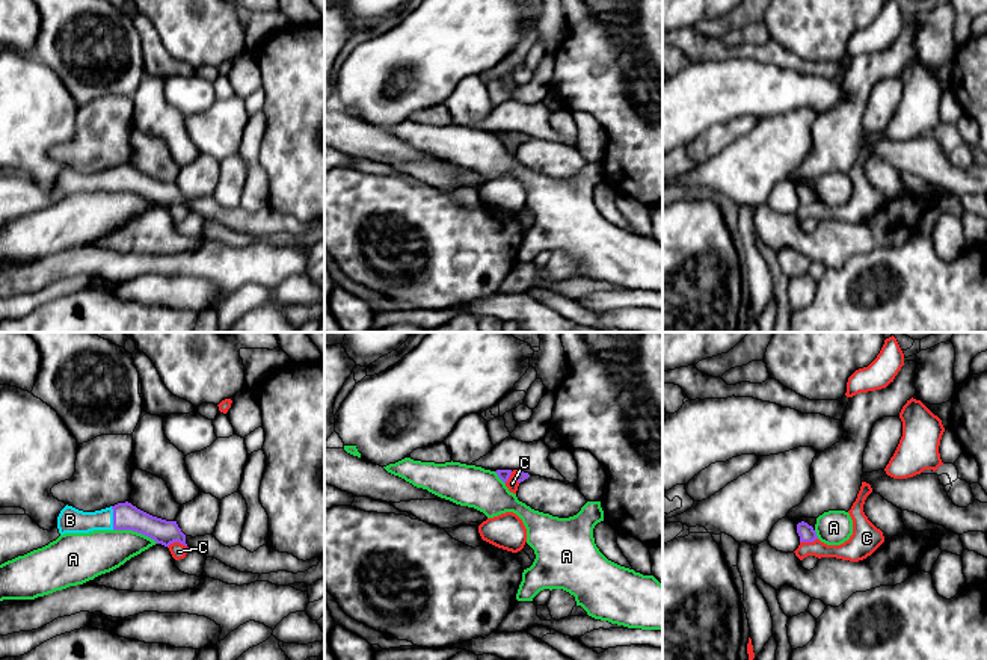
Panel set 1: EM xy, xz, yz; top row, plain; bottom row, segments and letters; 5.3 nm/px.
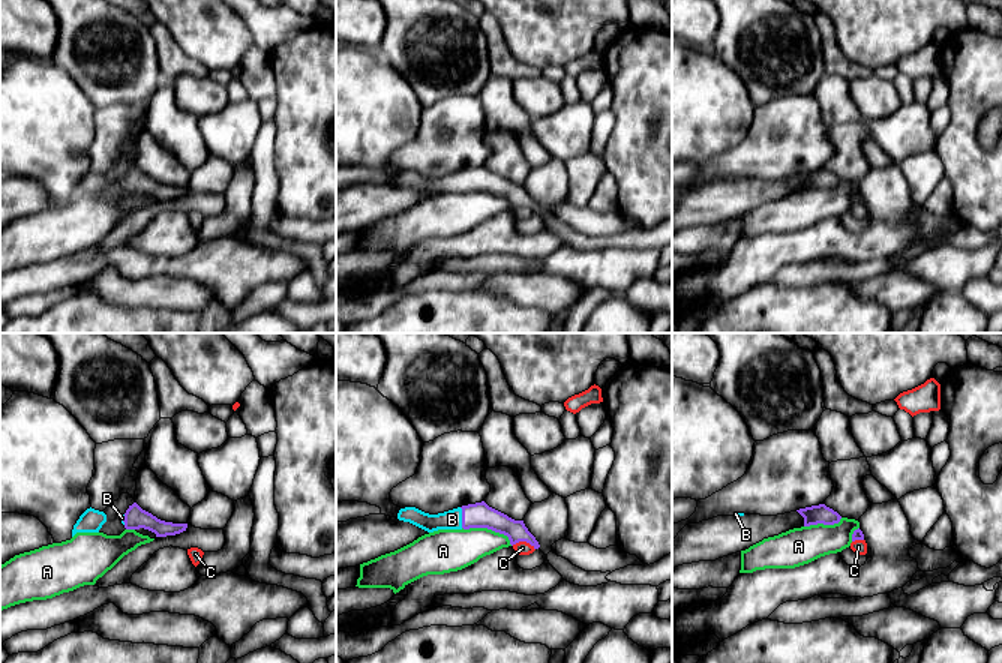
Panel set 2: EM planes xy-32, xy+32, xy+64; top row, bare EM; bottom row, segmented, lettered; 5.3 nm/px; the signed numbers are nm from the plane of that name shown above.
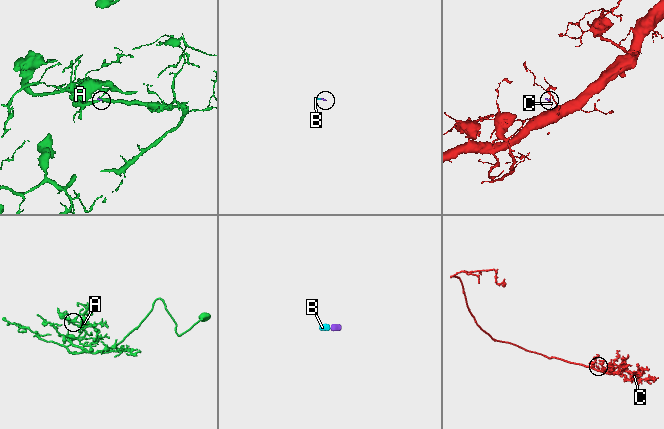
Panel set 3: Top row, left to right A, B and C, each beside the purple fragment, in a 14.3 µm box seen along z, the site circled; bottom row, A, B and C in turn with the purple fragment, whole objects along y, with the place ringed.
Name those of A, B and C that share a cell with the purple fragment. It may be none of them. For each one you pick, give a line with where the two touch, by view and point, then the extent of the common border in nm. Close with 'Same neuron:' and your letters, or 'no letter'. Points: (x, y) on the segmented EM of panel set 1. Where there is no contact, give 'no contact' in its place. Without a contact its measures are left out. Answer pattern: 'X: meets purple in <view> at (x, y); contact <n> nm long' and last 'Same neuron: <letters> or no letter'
B: meets purple in xy at (113, 518); contact 130 nm long
Same neuron: B

